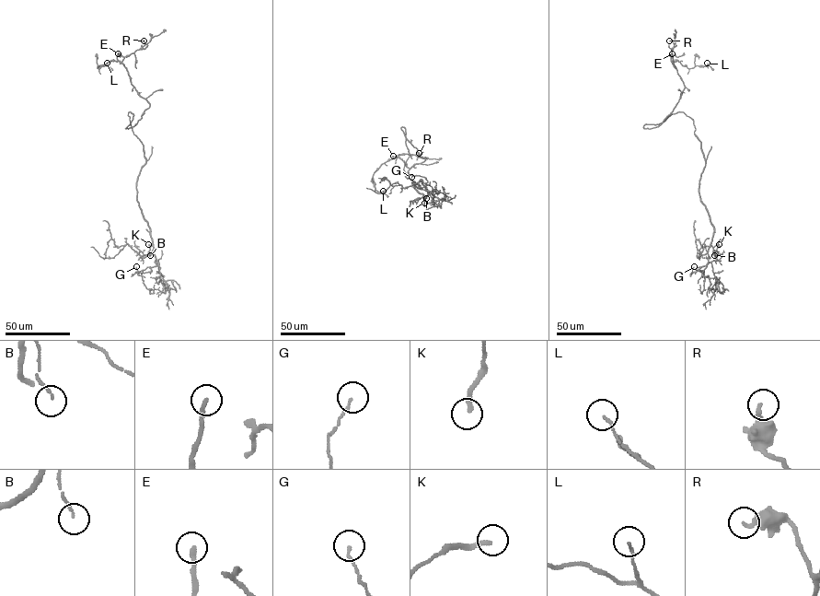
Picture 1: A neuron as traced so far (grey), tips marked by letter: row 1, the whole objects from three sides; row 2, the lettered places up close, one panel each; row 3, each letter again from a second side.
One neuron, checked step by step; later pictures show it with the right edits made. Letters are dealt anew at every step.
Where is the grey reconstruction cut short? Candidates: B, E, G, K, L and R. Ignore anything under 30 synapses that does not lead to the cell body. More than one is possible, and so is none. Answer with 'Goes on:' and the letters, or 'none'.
Goes on: E

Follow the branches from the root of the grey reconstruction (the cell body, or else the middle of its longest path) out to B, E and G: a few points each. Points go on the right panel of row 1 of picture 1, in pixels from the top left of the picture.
B: (693, 122), (694, 134), (700, 143), (705, 162), (699, 195), (714, 228), (710, 245), (714, 255)
E: (693, 122), (678, 111), (643, 127), (658, 126), (673, 111), (684, 88), (672, 53)
G: (693, 122), (705, 162), (700, 178), (700, 201), (714, 228), (708, 263), (692, 273), (694, 266)

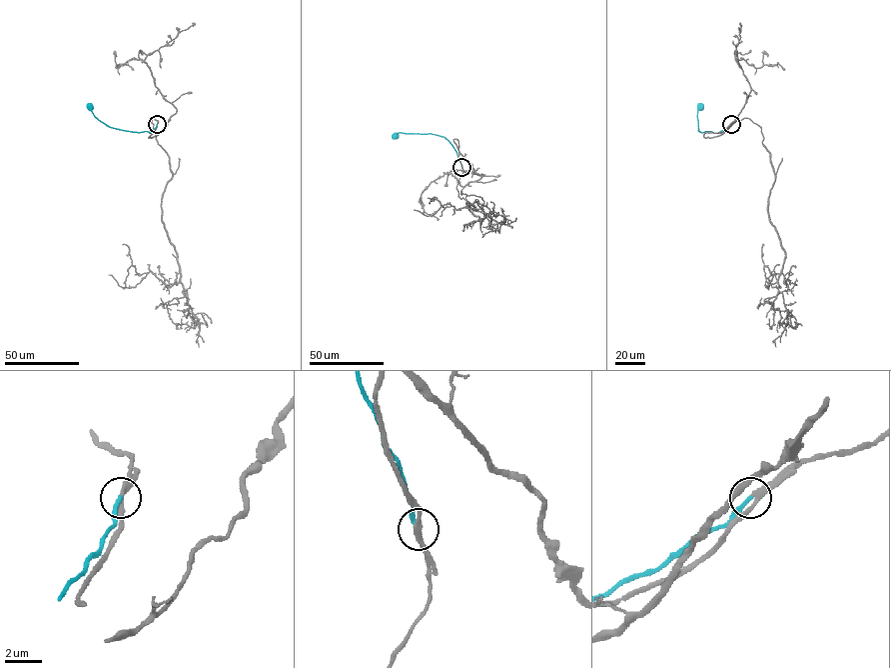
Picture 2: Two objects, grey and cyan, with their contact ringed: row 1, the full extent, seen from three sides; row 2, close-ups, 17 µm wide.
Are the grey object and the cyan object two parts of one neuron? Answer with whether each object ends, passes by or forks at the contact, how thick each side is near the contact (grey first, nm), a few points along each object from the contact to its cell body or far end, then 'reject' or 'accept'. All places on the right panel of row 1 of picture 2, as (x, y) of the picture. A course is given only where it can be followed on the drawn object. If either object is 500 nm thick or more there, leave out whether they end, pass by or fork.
grey passes by | cyan ends | 240/220 nm | grey via (731, 124), (757, 124), (770, 154), (768, 215), (785, 254), (766, 286), (773, 271), (780, 287), (774, 275) | cyan via (731, 124), (716, 133), (701, 132), (697, 115), (700, 106) | accept

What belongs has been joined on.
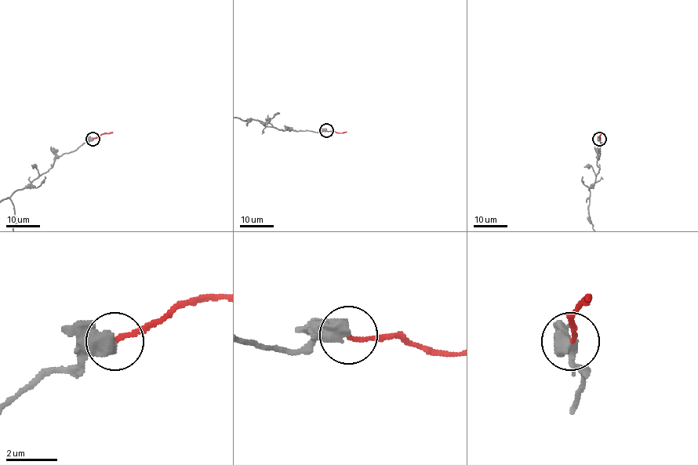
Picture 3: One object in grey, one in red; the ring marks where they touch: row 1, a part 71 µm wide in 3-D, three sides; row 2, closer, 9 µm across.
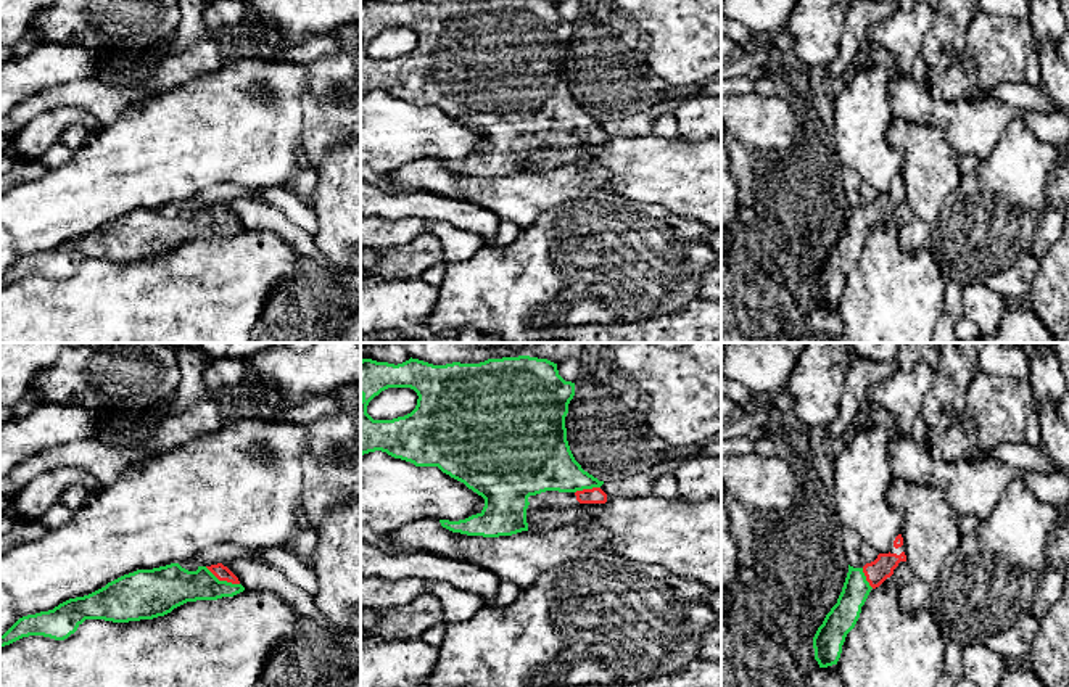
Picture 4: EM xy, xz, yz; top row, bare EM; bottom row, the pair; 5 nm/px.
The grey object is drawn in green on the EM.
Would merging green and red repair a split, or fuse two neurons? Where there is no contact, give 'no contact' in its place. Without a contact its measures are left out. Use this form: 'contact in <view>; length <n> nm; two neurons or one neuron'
contact in xy; length 200 nm; one neuron

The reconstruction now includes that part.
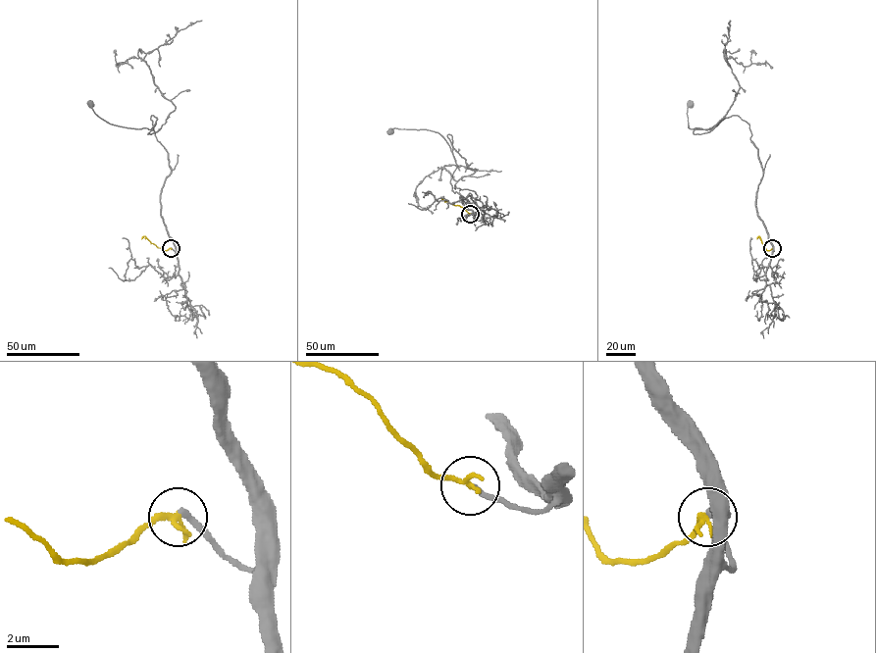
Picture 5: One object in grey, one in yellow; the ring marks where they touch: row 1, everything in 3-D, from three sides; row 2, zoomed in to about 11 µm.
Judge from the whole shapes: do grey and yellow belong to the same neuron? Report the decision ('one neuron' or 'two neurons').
one neuron

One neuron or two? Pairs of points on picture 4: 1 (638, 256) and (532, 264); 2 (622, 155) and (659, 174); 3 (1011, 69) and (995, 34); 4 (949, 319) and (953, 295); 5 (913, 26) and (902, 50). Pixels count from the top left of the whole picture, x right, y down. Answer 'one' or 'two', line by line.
1: one
2: one
3: one
4: one
5: one

